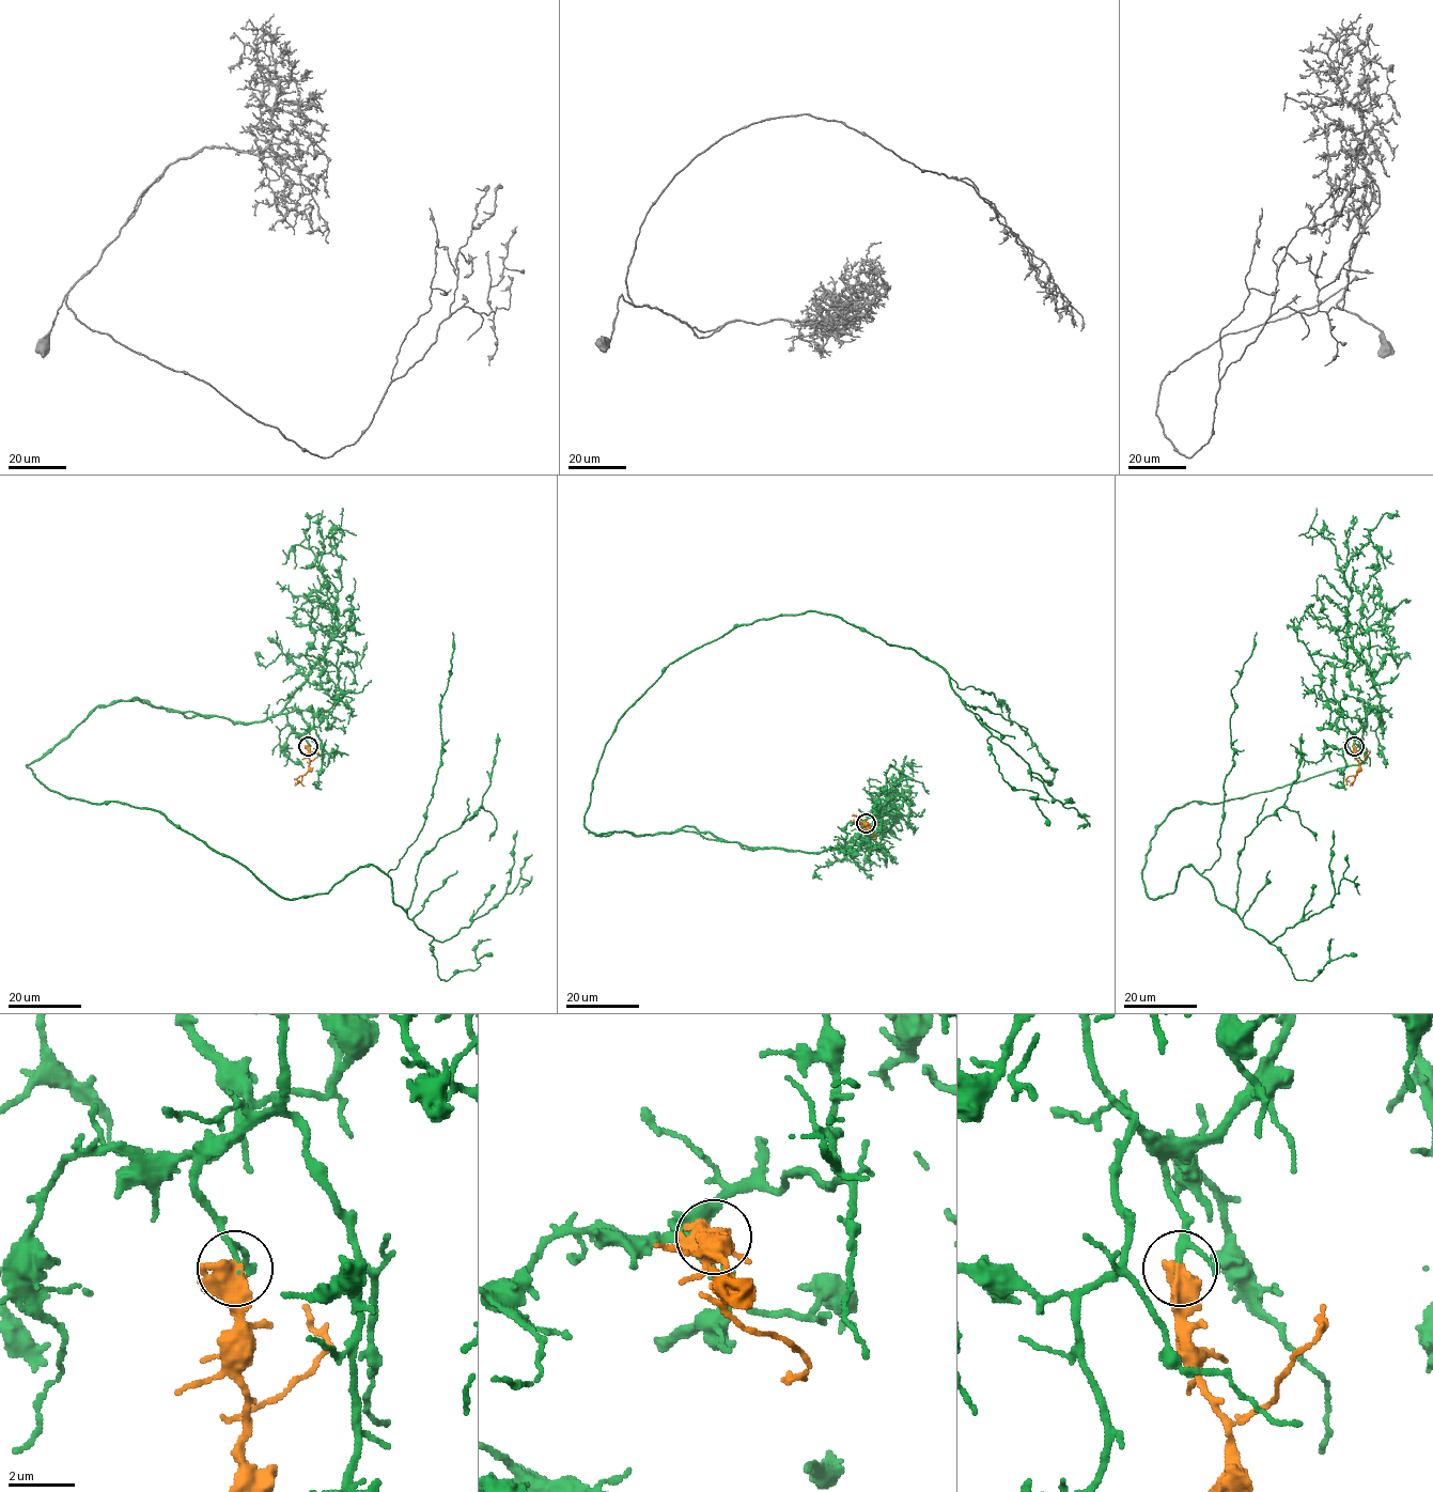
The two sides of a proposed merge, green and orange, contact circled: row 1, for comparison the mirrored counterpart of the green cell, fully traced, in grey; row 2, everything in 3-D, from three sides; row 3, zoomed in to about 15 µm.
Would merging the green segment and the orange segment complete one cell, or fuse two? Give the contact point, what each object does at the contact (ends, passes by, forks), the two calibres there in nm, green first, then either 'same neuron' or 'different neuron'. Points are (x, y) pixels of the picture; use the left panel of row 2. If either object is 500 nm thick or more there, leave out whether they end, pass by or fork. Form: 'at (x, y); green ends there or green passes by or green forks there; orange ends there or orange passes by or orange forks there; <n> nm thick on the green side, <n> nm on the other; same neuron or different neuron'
at (308, 746); 150 nm thick on the green side, 500 nm on the other; same neuron

